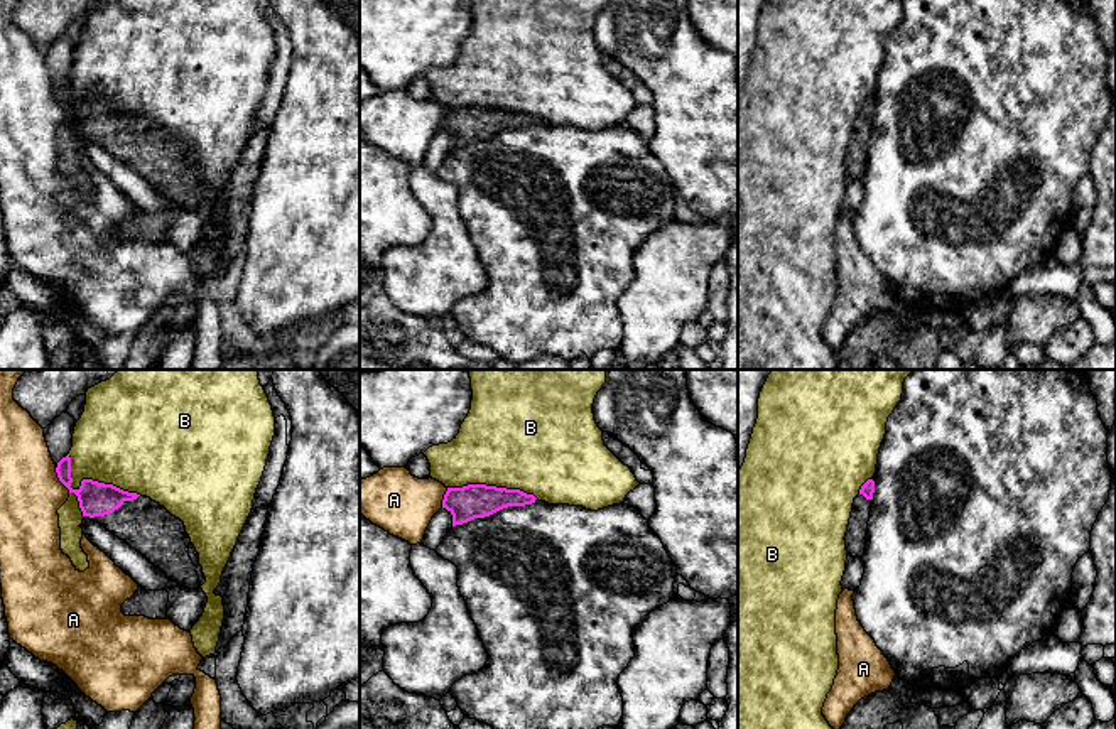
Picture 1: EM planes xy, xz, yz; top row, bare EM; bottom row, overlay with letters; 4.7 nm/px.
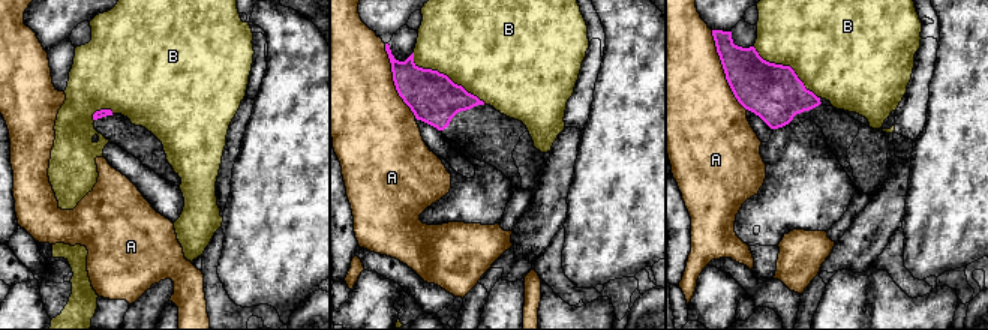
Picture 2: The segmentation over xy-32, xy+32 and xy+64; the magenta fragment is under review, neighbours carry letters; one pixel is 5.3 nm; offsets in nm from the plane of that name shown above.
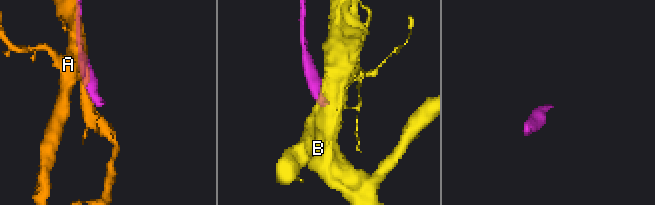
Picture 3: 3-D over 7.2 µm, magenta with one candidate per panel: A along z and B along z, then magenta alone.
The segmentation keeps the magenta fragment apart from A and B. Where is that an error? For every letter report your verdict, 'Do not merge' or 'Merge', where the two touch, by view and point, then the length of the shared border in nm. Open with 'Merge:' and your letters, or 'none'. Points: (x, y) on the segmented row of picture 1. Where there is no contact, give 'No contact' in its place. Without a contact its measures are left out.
Merge: none
A: Do not merge. Touches magenta at xy (59, 480). Shared border 140 nm
B: Do not merge. Touches magenta at xy (90, 480). Shared border 400 nm

